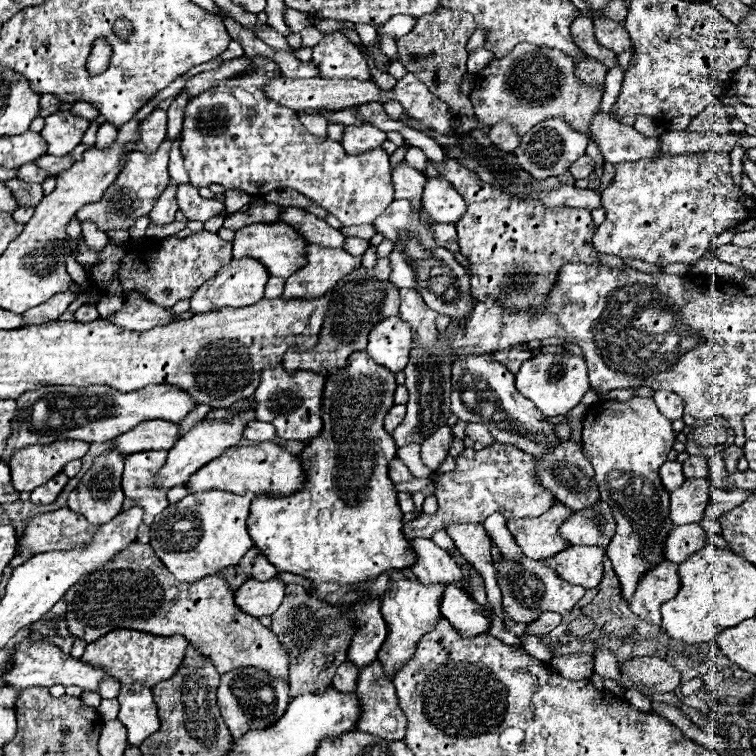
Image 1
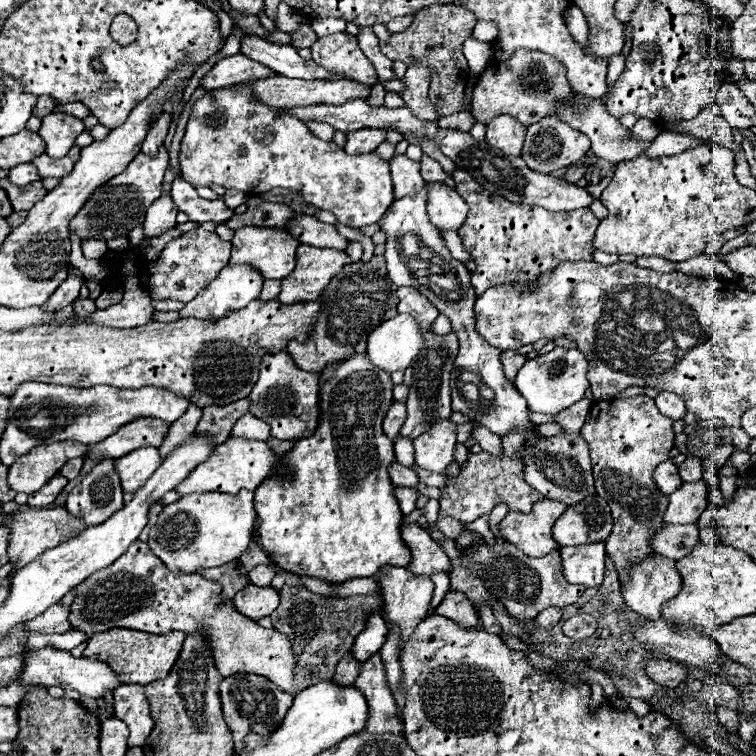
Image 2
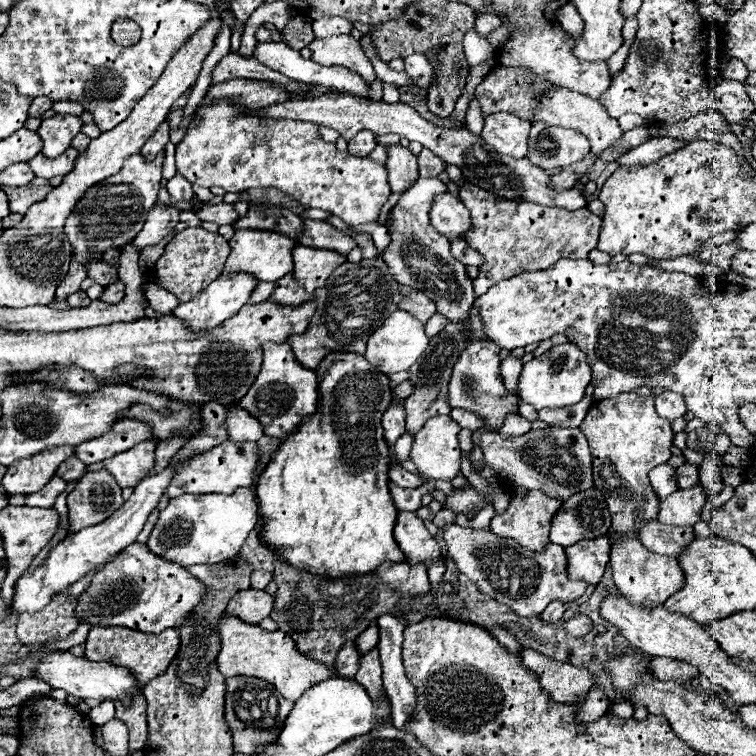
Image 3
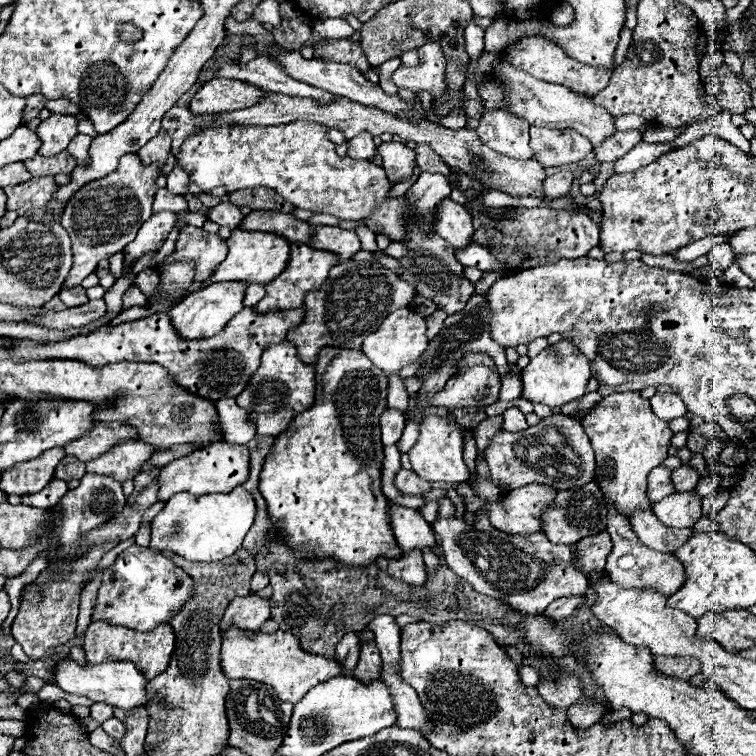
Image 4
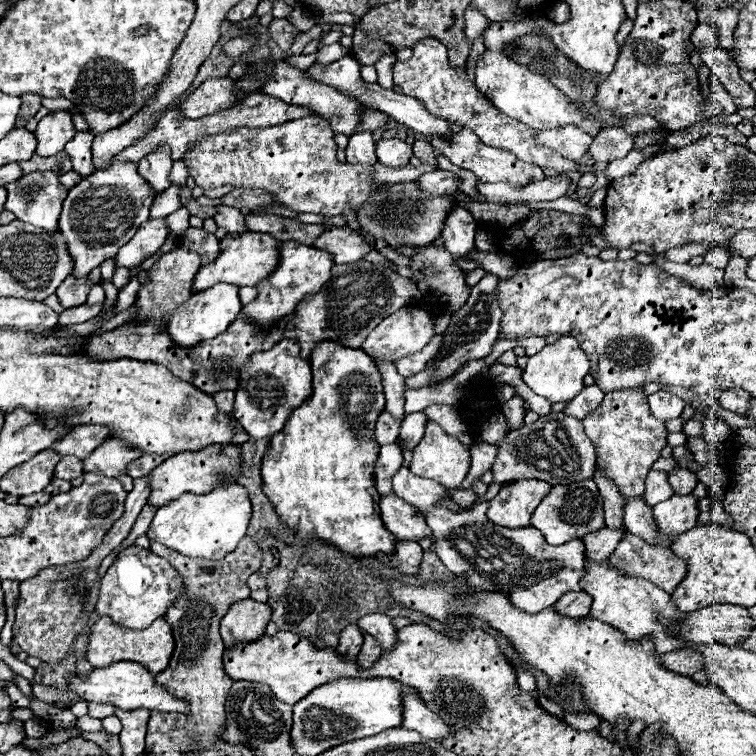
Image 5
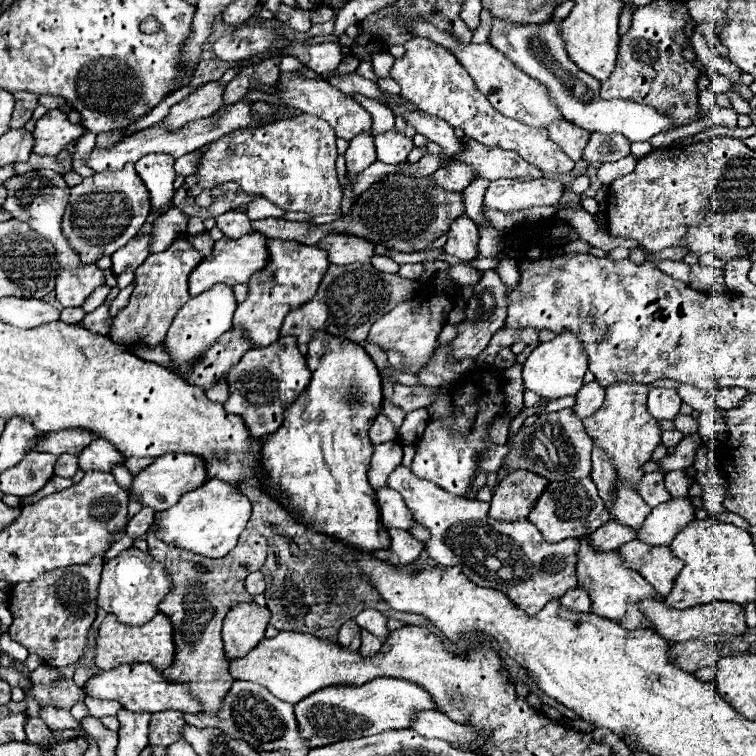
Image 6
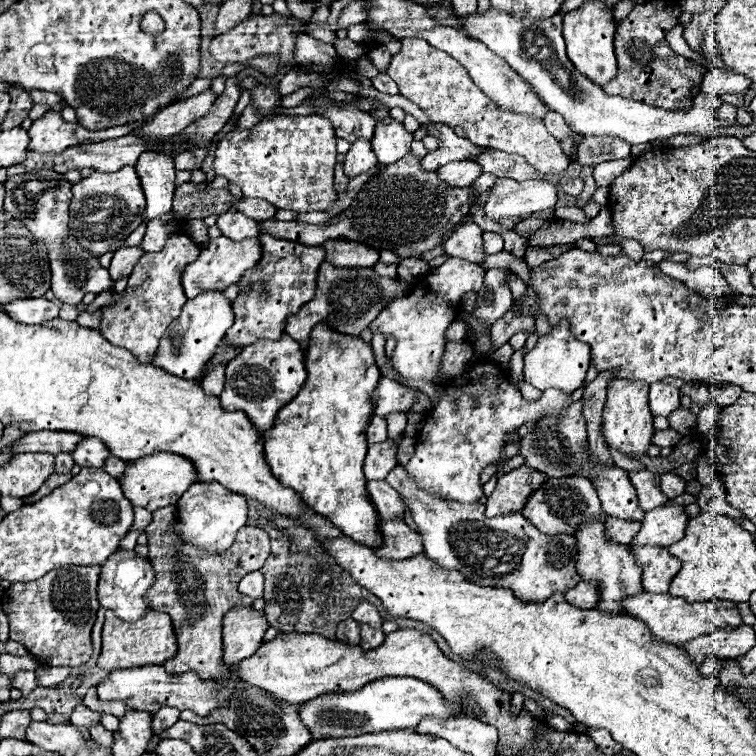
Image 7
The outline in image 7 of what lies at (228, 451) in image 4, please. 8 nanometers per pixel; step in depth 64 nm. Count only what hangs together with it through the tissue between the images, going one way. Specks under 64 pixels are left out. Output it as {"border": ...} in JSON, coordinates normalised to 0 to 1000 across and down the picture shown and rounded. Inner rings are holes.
{"border":[[[214,598],[214,603],[190,603],[188,608],[177,608],[167,616],[167,630],[159,635],[164,656],[177,669],[188,669],[193,675],[209,675],[233,667],[241,651],[246,651],[259,638],[262,627],[257,622],[257,614],[243,603],[230,603],[225,598]]]}

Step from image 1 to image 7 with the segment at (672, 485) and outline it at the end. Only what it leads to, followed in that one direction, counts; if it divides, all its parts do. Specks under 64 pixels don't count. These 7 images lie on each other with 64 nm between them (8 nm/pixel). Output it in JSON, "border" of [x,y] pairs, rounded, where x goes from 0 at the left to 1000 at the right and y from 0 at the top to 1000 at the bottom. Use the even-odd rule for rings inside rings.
{"border":[[[860,622],[833,624],[833,635],[841,646],[841,653],[844,653],[844,661],[852,677],[884,664],[884,659],[873,648],[873,627],[865,627]]]}

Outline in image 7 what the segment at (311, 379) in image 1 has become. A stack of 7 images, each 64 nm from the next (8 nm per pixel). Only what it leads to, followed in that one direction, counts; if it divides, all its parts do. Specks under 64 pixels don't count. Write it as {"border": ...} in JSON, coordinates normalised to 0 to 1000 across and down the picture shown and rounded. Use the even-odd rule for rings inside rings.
{"border":[[[373,442],[370,450],[347,450],[323,458],[317,471],[299,484],[299,508],[291,532],[299,545],[325,545],[339,569],[352,571],[362,566],[370,540],[397,519],[405,500],[407,492],[402,487],[402,466],[397,455],[389,447]]]}

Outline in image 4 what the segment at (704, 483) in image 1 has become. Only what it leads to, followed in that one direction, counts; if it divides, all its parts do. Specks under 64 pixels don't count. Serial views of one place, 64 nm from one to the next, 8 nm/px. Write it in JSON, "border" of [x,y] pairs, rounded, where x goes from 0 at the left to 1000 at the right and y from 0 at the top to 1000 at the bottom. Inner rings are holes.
{"border":[[[892,651],[865,667],[870,688],[889,698],[915,698],[929,683],[929,656],[923,651]]]}

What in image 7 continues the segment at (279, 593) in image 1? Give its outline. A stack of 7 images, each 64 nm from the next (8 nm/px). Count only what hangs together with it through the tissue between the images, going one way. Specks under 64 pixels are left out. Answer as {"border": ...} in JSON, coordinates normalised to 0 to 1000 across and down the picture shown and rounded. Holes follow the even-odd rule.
{"border":[[[307,804],[296,817],[296,876],[302,881],[331,870],[347,852],[347,841],[354,831],[352,812],[347,807]]]}

